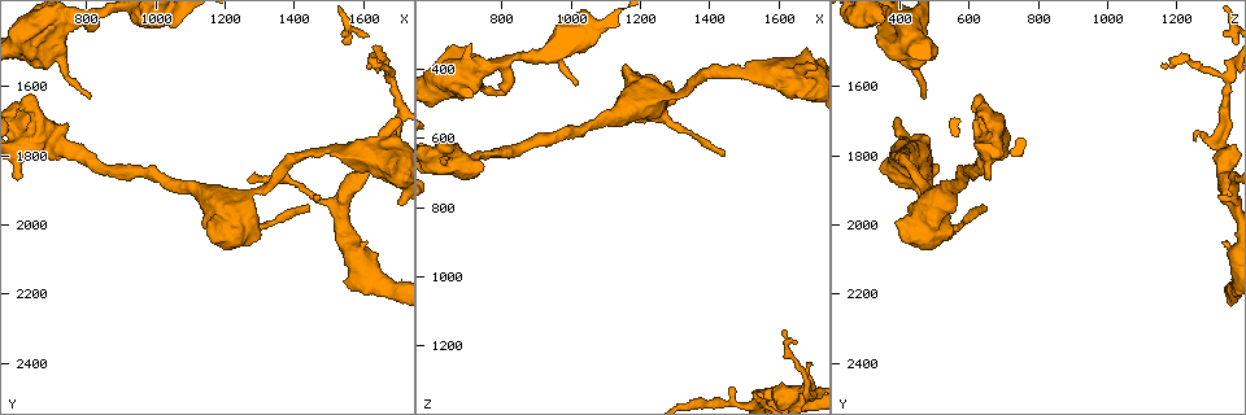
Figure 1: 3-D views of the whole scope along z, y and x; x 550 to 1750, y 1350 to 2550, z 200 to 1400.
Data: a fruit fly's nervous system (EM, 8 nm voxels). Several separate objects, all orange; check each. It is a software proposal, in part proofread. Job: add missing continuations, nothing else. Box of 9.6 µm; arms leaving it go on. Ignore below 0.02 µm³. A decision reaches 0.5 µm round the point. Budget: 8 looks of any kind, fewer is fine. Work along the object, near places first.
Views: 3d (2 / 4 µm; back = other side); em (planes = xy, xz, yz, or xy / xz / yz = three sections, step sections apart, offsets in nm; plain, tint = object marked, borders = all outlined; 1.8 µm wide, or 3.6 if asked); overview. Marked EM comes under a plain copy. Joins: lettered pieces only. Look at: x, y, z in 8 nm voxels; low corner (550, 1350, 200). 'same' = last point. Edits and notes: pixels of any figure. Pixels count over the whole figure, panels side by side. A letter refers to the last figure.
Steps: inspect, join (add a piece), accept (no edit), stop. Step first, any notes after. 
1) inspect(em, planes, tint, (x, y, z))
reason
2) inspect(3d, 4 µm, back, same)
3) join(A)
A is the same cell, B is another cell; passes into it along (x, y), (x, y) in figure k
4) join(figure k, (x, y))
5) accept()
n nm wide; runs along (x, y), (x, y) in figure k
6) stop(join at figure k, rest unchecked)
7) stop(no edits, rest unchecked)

inspect(3d, 2 µm, (1610, 1550, 1150))
free end

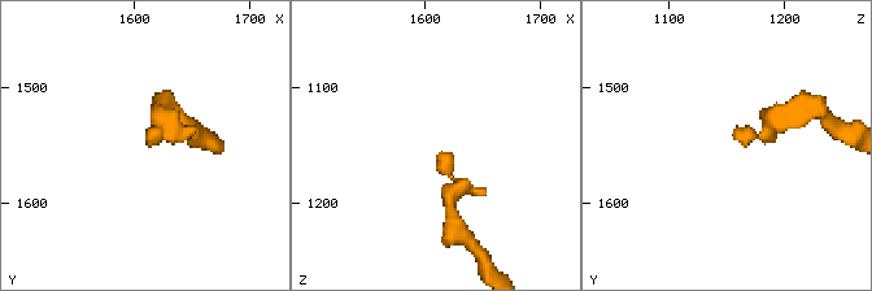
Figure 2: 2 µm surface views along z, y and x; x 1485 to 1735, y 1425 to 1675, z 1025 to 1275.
inspect(em, planes, tint, (1614, 1548, 1158))

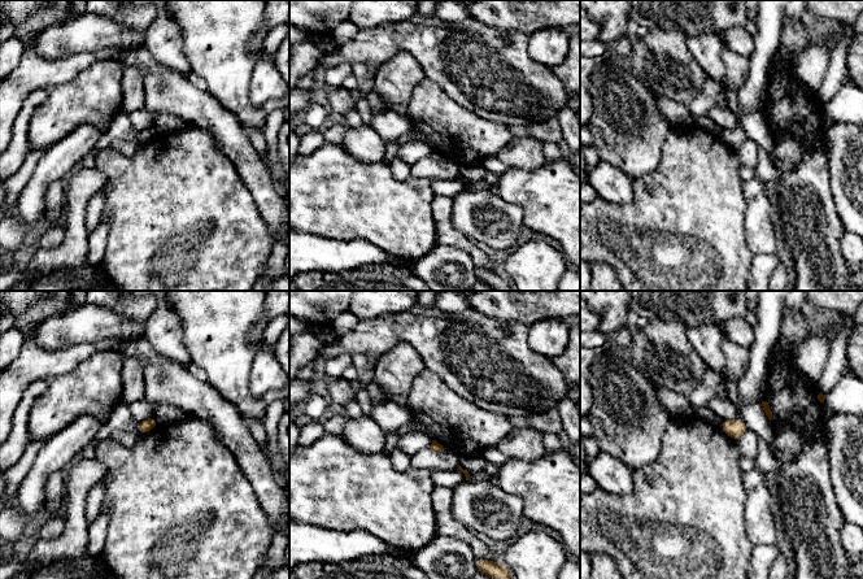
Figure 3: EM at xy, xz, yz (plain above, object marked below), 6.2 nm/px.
inspect(em, planes, borders, same)
see the neighbours

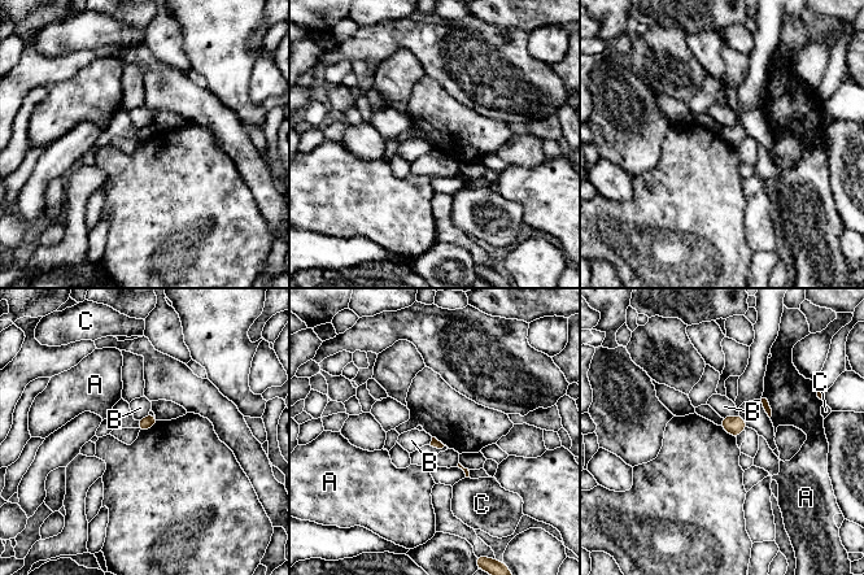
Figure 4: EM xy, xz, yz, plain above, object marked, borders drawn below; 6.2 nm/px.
accept()
A touches over 140 nm; A, B and C are other cells; border along (738, 413), (723, 418) in figure 4; no lettered piece goes on from it

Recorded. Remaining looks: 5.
inspect(3d, 4 µm, (1610, 2040, 1330))
free end

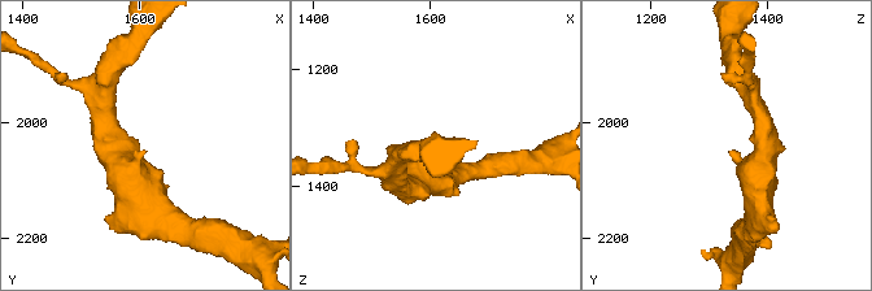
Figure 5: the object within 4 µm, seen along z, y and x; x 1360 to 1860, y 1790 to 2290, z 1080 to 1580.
inspect(em, 3.6 µm, xy, step 8, borders, (1610, 2045, 1340))

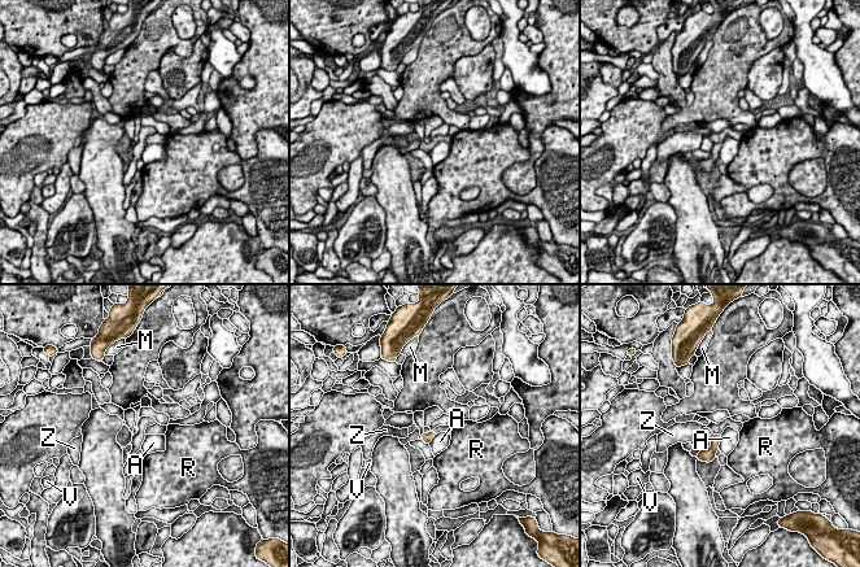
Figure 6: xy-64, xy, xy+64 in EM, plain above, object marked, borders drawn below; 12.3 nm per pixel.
inspect(em, 3.6 µm, planes, borders, same)

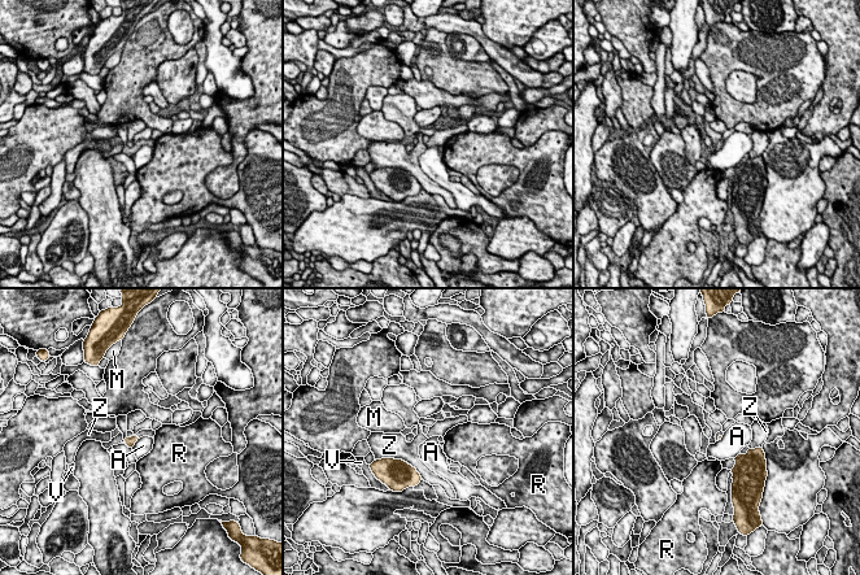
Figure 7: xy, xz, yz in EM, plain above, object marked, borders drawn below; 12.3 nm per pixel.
accept()
A, M, R, V and Z are other cells; border along (391, 457), (406, 461), (422, 478) in figure 7; no lettered piece goes on from it

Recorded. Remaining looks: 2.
inspect(em, 3.6 µm, planes, borders, (690, 1760, 690))
calibre changes

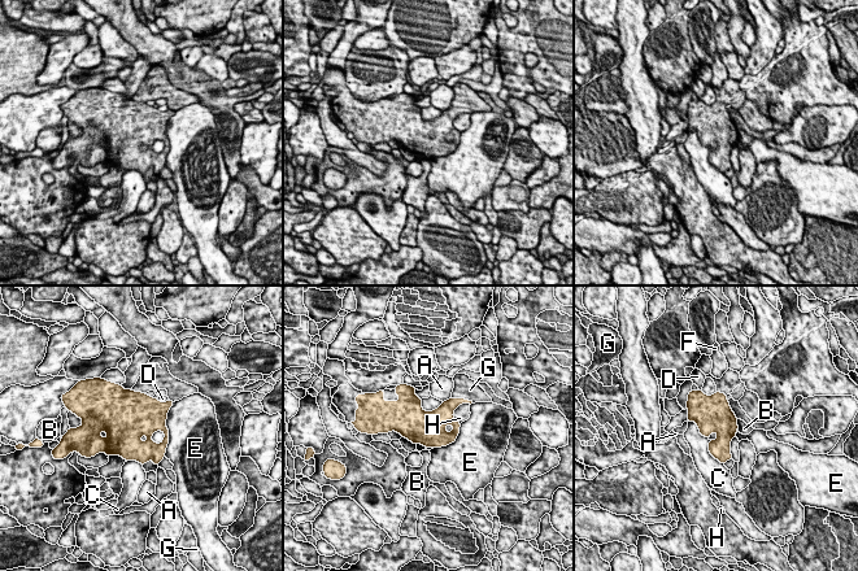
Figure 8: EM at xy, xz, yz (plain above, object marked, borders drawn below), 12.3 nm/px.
accept()
C touches over 700 nm; A, B, C, D, E, F, G and H are other cells; border along (688, 421), (723, 465) in figure 8; no lettered piece goes on from it

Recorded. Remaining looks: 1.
stop(no edits, rest unchecked)

